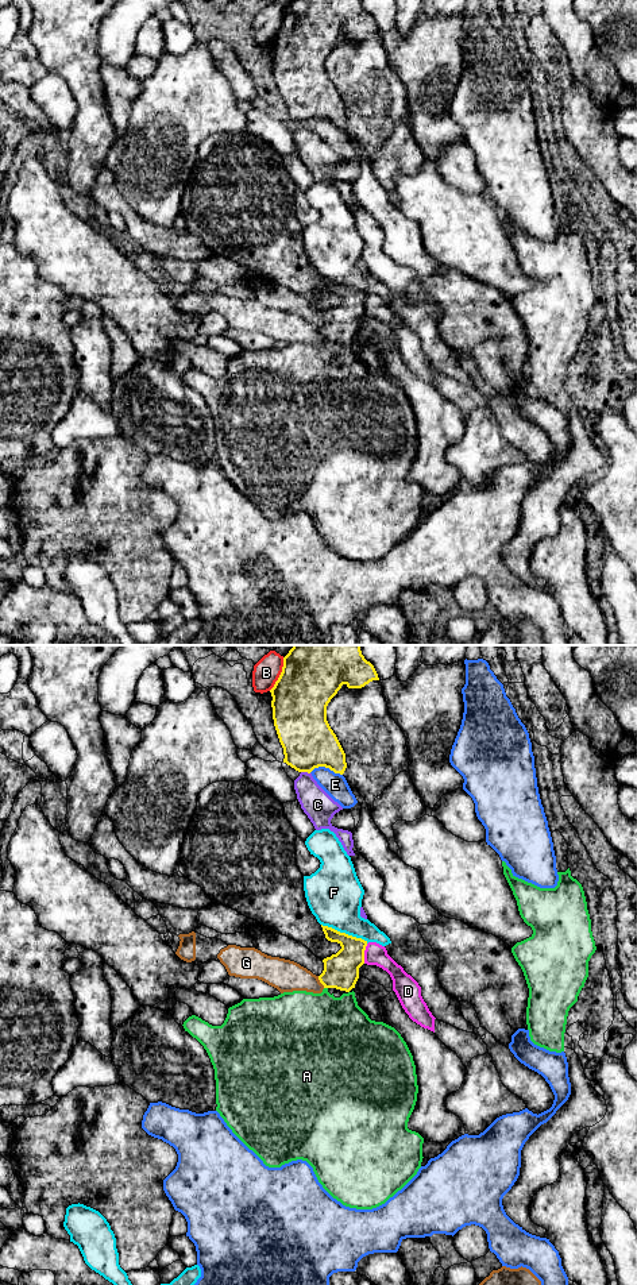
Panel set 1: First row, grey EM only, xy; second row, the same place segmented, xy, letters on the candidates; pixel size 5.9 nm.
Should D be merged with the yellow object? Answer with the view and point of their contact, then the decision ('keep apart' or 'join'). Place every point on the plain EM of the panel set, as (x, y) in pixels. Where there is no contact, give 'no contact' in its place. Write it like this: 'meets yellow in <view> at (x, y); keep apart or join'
meets yellow in xy at (363, 305); keep apart

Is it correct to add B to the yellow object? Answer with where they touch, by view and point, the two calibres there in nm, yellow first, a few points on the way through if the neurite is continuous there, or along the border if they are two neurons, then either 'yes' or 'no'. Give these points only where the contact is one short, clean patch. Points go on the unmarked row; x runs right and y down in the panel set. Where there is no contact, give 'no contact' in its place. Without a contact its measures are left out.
xy (281, 26) | 360/160 nm | no

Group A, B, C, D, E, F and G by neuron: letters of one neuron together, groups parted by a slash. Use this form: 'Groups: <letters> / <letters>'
Groups: A / B / C D / E / F / G

